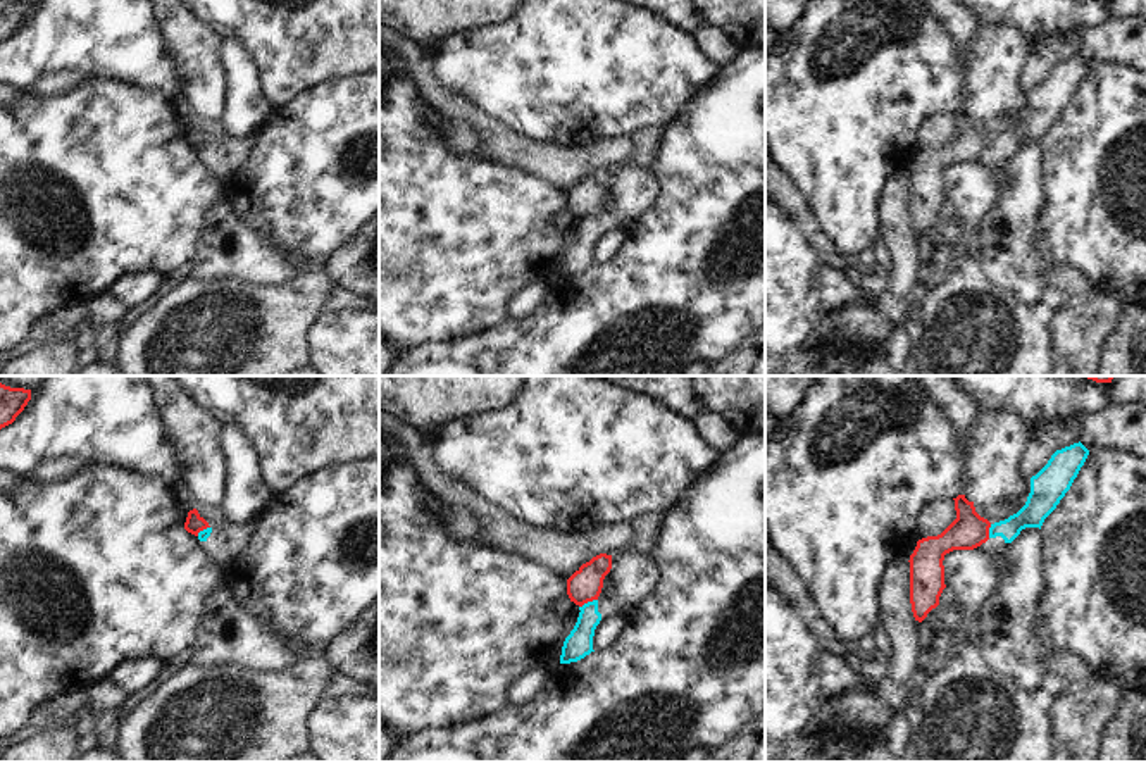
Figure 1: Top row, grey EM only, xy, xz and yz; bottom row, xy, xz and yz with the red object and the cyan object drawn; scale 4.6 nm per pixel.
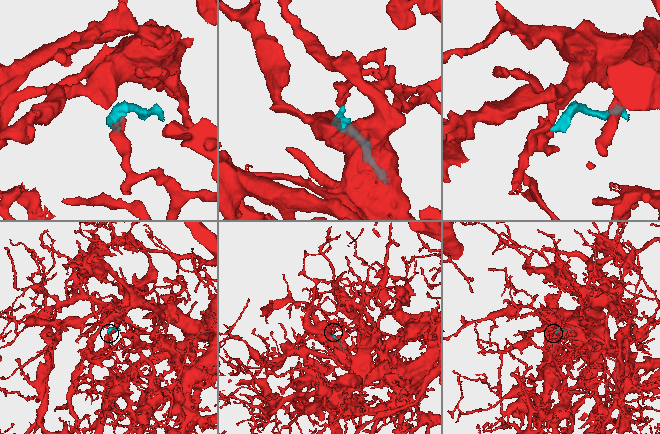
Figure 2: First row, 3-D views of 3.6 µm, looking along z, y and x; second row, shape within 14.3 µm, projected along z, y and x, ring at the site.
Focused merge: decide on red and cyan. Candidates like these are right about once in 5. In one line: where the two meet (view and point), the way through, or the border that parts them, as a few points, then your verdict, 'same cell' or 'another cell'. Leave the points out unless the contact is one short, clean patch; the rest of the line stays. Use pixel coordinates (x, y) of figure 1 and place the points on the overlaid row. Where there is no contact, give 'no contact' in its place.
xz (588, 600) | along xz (597, 599), (579, 607) | another cell

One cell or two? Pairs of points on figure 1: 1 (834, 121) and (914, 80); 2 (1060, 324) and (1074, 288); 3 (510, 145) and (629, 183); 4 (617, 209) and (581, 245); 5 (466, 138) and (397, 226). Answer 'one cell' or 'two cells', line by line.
1: one cell
2: two cells
3: two cells
4: one cell
5: two cells

